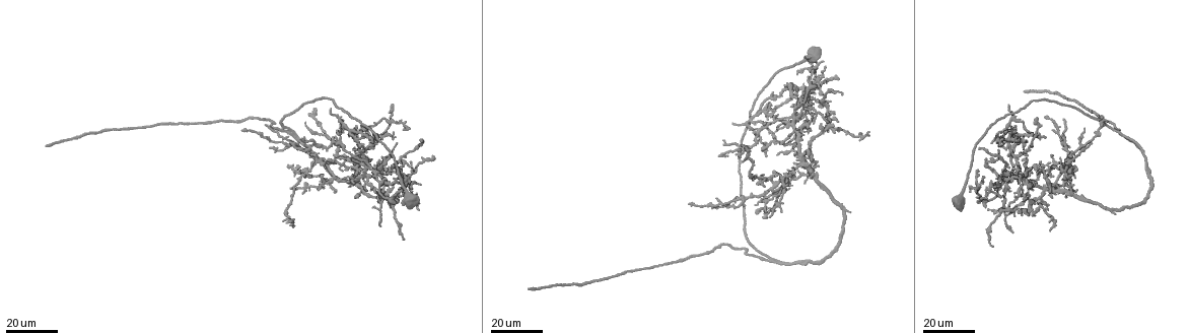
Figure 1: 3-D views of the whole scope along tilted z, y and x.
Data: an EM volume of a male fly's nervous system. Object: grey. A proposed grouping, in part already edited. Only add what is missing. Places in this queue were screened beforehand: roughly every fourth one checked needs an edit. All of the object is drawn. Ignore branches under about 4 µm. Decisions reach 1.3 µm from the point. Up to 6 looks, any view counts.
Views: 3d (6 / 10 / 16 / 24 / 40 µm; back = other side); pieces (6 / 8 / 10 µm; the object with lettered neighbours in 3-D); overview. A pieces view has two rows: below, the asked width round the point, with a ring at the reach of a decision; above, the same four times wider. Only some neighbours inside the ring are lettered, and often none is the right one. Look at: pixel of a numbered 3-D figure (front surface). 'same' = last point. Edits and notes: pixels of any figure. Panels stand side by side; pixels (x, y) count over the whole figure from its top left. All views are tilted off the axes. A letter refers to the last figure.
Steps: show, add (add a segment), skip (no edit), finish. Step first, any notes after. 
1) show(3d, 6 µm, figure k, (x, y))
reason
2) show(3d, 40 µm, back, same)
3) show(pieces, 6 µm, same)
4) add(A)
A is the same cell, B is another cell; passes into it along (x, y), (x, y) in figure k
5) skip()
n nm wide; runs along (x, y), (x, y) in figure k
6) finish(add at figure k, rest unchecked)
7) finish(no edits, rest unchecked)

show(3d, 16 µm, figure 1, (327, 161))
long arm stops here

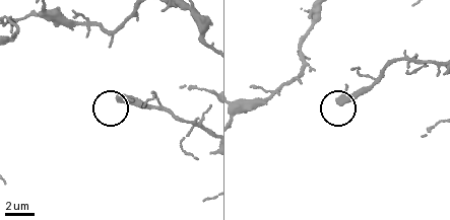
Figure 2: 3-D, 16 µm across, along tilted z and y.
show(3d, 6 µm, figure 2, (339, 102))

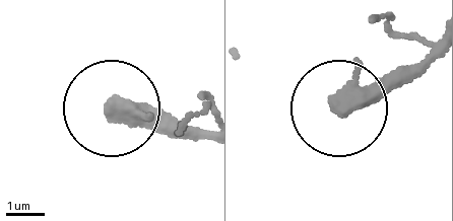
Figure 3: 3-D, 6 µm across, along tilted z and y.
show(pieces, 8 µm, figure 3, (112, 108))
what lies round it

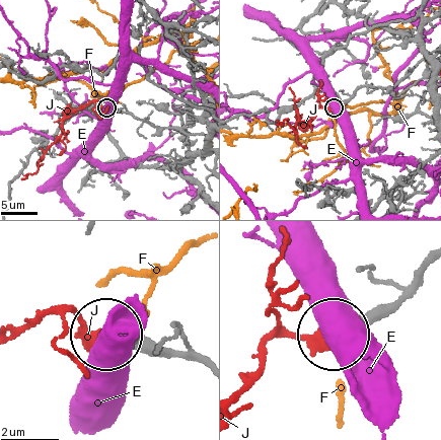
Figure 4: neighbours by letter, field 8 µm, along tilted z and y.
add(J)
J is the same cell, E and F are other cells; passes into it along (352, 96), (304, 125), (297, 113), (296, 131), (282, 124) in figure 4; it goes on there

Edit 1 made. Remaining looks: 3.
show(3d, 16 µm, figure 1, (300, 168))
stops while still wide

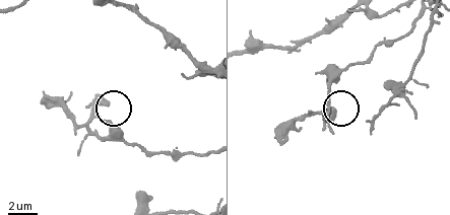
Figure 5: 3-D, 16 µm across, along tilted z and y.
show(pieces, 8 µm, figure 5, (333, 110))

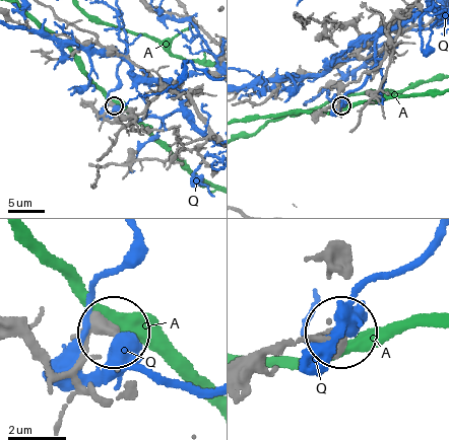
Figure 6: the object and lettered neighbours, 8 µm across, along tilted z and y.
skip()
A and Q are other cells; no lettered segment goes on from it

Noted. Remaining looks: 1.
finish(add at figure 4, rest unchecked)

